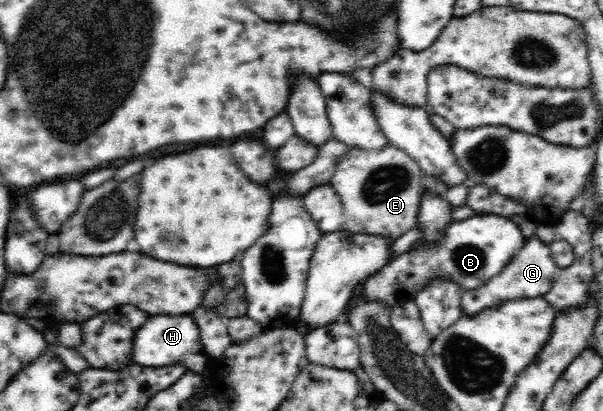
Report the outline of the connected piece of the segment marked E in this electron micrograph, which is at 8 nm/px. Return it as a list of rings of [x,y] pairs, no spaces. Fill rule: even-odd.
[[[395,144],[379,149],[349,151],[337,165],[330,183],[339,195],[346,217],[345,230],[359,235],[384,237],[391,245],[416,227],[423,185],[428,175]]]

